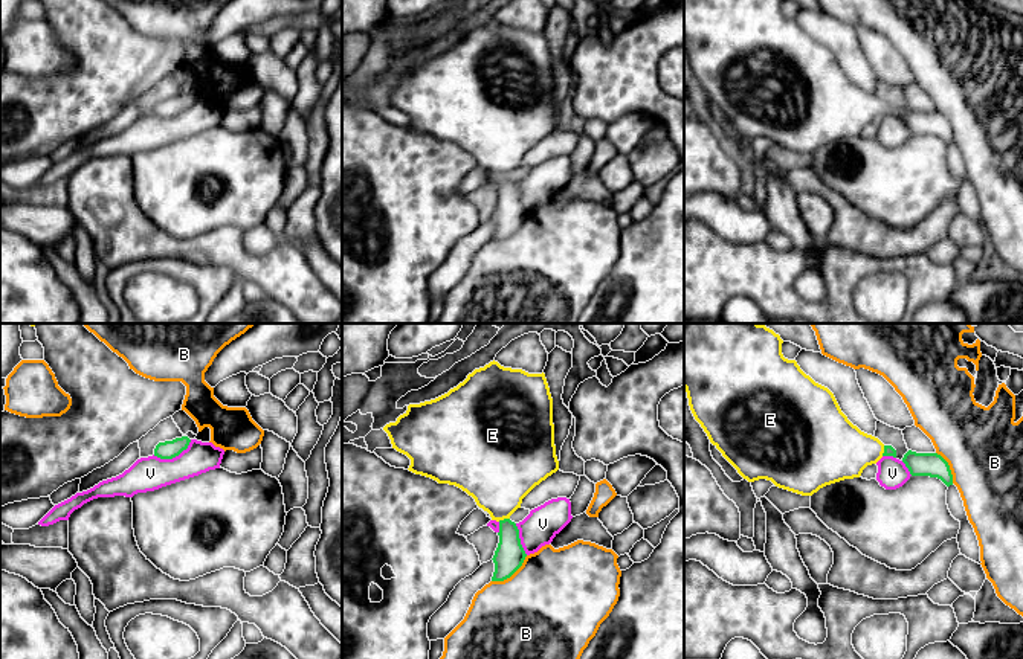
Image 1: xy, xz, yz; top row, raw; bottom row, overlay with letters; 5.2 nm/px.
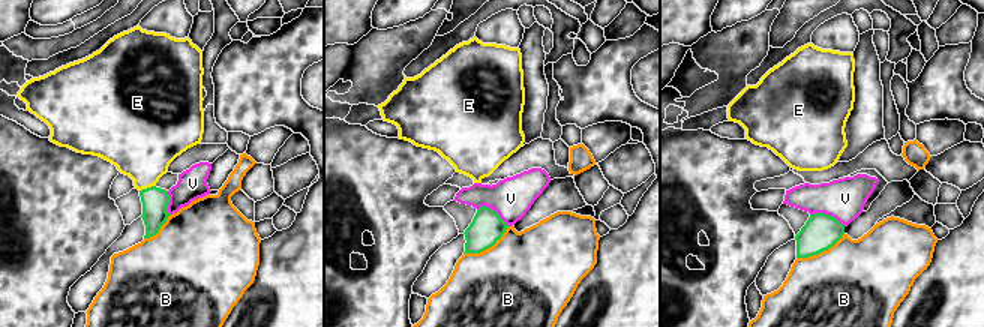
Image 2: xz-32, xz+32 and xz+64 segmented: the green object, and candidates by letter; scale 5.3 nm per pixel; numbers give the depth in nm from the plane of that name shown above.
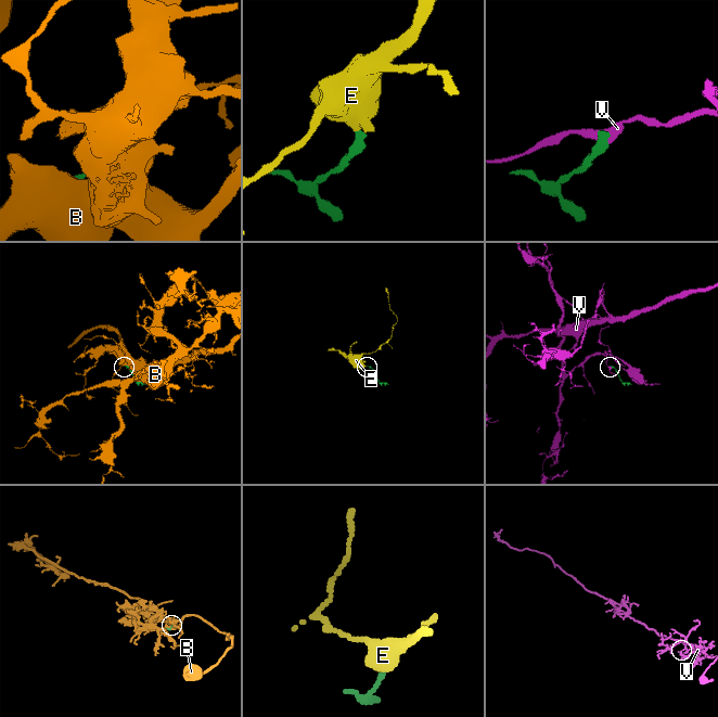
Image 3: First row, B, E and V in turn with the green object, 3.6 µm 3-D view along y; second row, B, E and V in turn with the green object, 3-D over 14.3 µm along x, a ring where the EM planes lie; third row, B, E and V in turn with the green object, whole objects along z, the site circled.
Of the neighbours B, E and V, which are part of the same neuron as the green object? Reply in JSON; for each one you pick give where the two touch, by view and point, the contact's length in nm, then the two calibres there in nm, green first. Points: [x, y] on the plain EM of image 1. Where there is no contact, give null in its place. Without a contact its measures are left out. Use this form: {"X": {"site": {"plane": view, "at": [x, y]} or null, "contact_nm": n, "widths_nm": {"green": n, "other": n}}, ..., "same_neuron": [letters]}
{"E": {"site": {"plane": "xz", "at": [504, 177]}, "contact_nm": 70, "widths_nm": {"green": 160, "other": 380}}, "same_neuron": ["E"]}

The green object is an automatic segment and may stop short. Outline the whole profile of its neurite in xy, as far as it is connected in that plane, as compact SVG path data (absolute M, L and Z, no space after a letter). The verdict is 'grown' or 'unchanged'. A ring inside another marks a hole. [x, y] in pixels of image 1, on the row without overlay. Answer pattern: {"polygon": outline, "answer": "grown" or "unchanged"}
{"polygon": "M188 95L176 96L173 99L159 101L154 107L154 114L160 117L173 117L188 107L191 98Z", "answer": "unchanged"}

